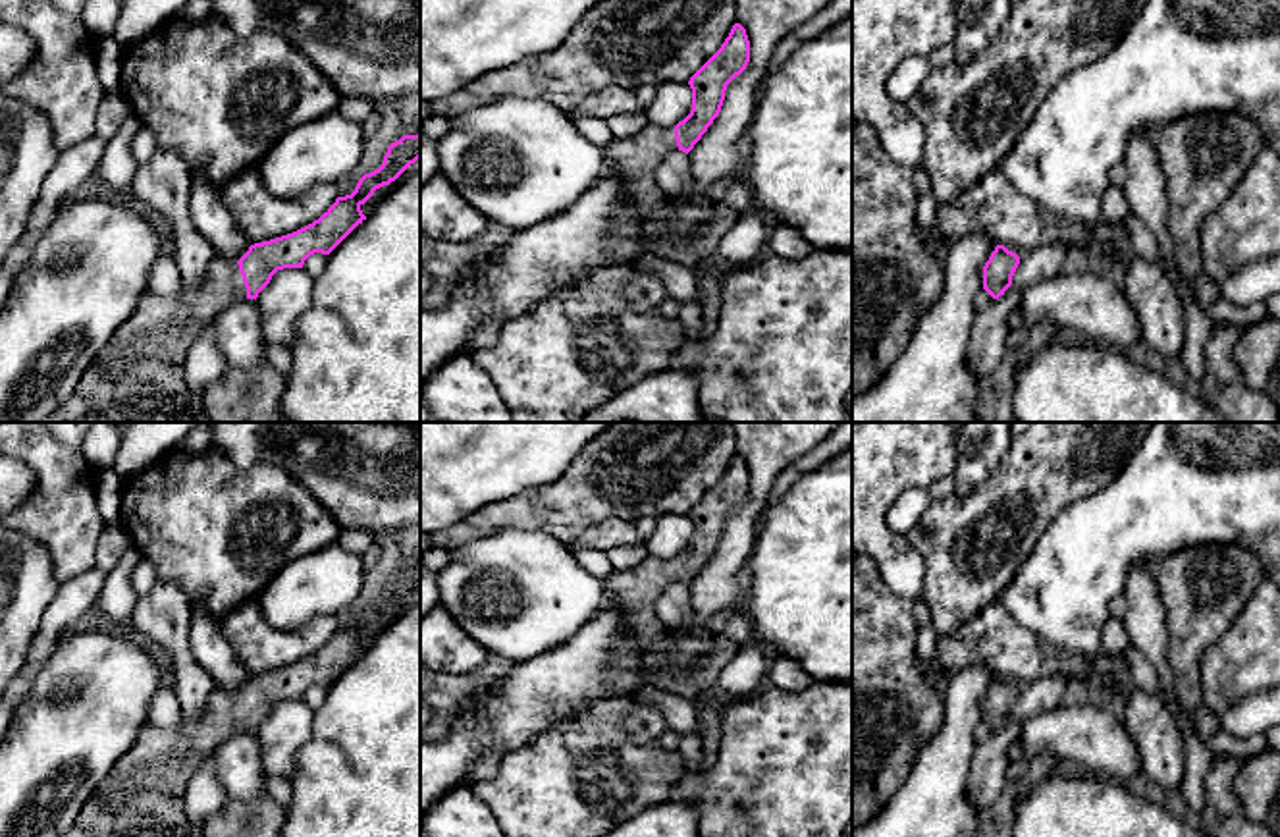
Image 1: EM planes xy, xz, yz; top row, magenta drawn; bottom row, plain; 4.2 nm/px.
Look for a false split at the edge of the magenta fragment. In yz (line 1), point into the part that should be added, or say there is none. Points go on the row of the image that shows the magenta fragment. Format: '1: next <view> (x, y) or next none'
1: next none

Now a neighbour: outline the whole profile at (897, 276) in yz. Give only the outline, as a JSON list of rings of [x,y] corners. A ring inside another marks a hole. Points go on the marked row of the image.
[[[867,122],[852,127],[852,397],[877,386],[906,351],[920,318],[945,291],[943,258],[921,239],[918,197],[931,191],[921,168],[894,162]]]

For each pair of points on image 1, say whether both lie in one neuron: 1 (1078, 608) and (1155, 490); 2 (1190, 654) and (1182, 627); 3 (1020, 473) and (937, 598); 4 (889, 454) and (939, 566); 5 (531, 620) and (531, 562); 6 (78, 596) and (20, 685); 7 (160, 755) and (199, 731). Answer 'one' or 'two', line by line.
1: one
2: one
3: one
4: two
5: one
6: one
7: one

